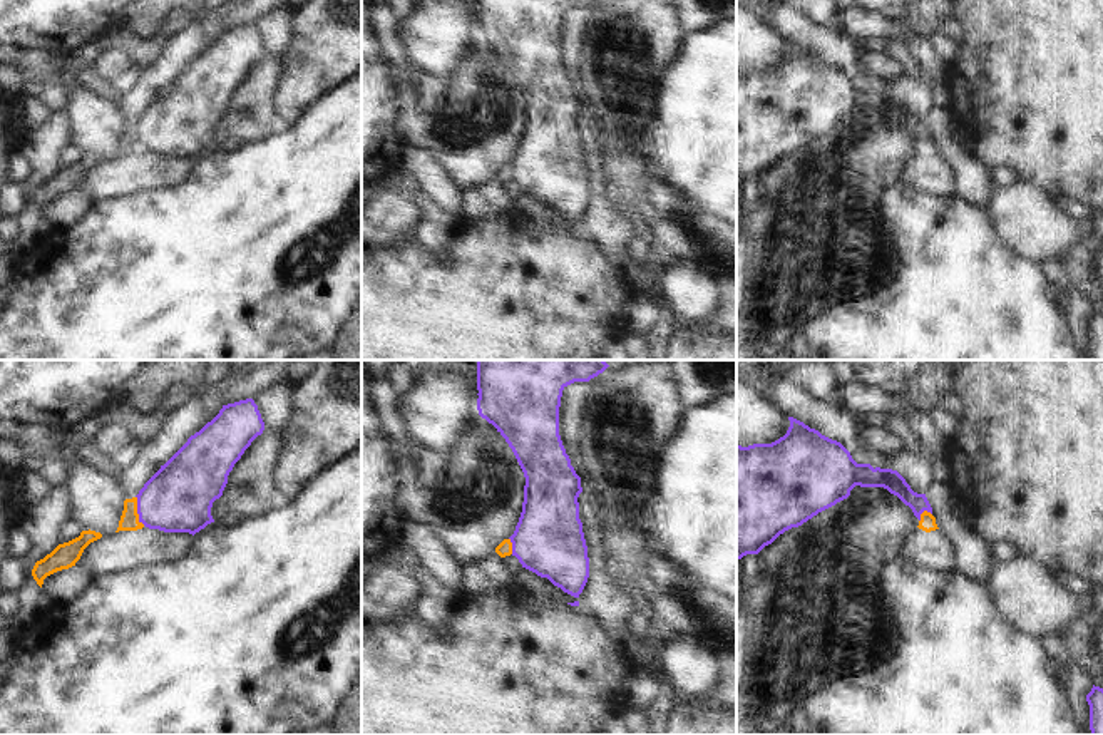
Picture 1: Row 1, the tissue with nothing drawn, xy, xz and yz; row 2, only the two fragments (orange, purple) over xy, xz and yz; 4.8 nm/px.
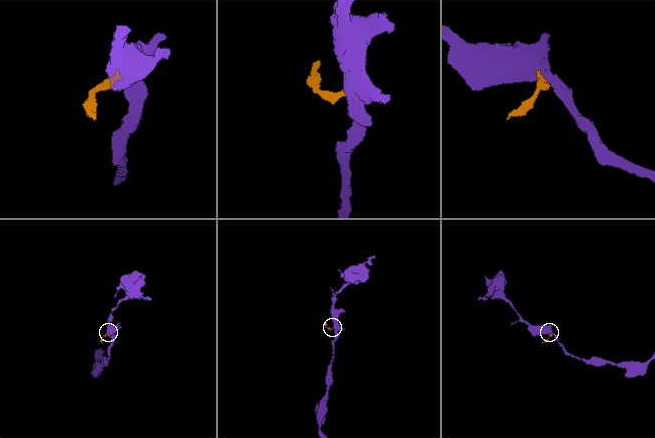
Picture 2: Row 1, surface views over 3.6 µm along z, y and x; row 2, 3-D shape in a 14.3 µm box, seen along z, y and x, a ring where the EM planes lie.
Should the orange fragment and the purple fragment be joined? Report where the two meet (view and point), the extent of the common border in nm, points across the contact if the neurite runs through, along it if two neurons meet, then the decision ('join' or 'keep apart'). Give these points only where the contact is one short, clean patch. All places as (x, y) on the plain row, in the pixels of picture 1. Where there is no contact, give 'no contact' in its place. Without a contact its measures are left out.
contact xy (136, 136); length 150 nm; border xy (136, 121), (136, 138), (144, 149); keep apart

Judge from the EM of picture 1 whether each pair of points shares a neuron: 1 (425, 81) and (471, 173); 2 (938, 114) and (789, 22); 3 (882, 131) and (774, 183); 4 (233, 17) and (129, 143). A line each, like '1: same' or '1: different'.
1: different
2: different
3: same
4: different

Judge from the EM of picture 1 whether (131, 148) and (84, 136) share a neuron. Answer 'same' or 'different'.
different

